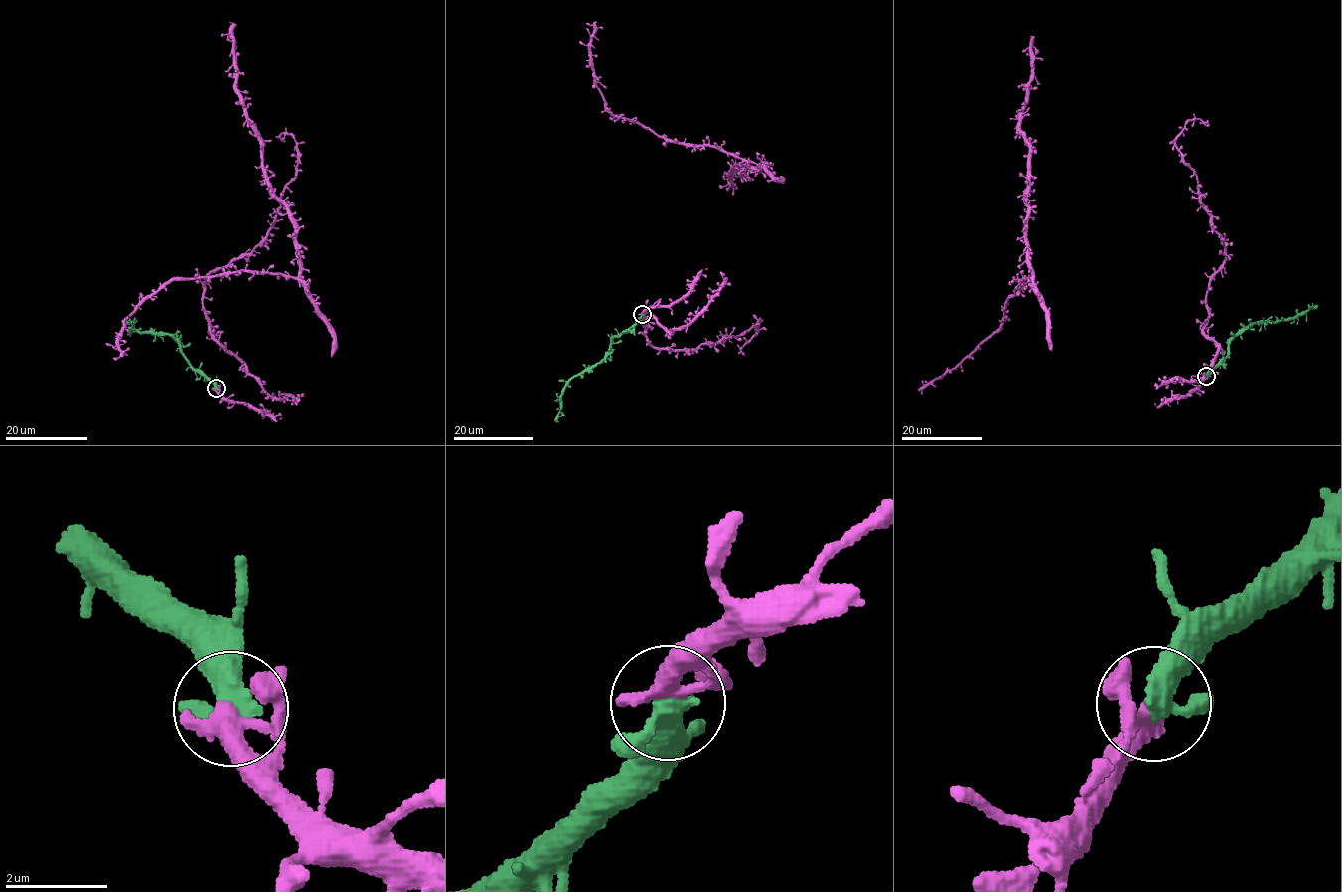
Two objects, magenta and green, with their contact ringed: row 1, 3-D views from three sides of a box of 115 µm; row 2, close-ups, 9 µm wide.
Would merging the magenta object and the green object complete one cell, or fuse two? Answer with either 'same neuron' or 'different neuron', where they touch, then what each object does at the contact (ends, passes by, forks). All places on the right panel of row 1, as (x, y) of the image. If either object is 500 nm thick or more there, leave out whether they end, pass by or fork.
same neuron; at (1206, 376); magenta ends there; green passes by

